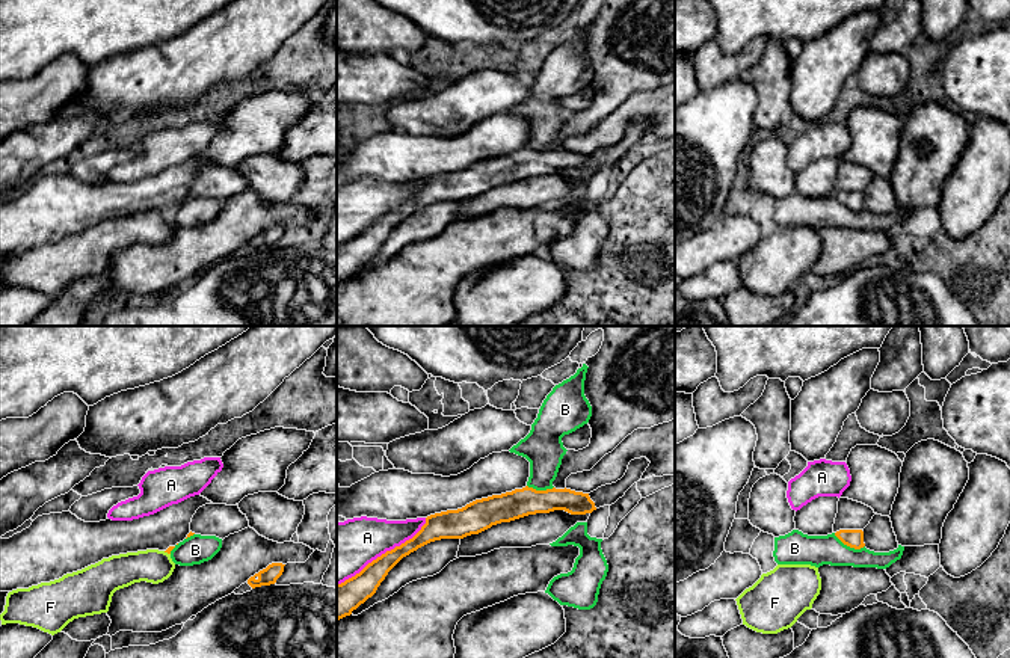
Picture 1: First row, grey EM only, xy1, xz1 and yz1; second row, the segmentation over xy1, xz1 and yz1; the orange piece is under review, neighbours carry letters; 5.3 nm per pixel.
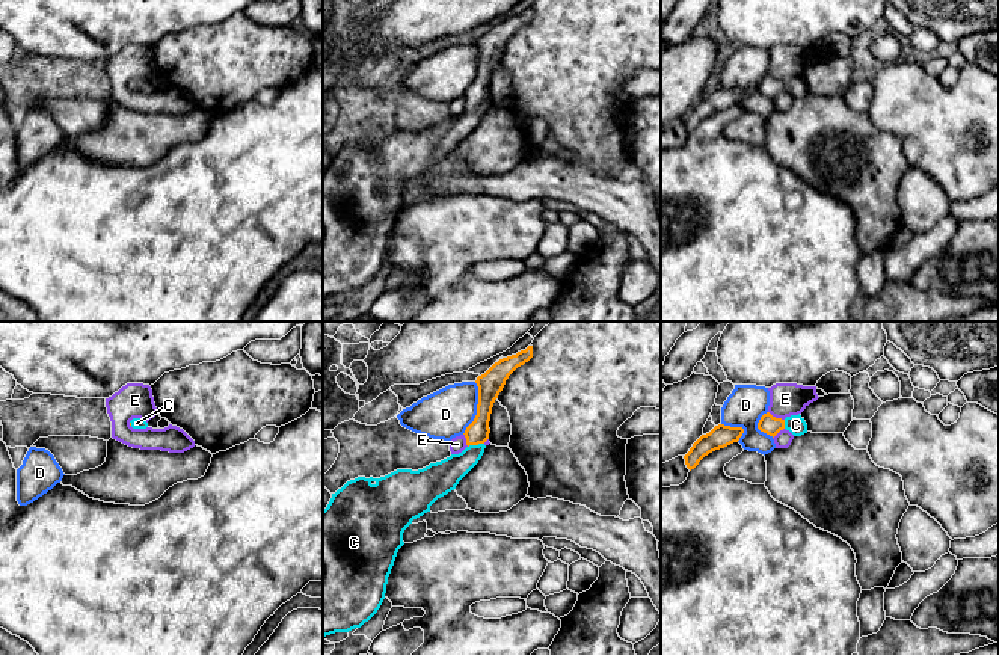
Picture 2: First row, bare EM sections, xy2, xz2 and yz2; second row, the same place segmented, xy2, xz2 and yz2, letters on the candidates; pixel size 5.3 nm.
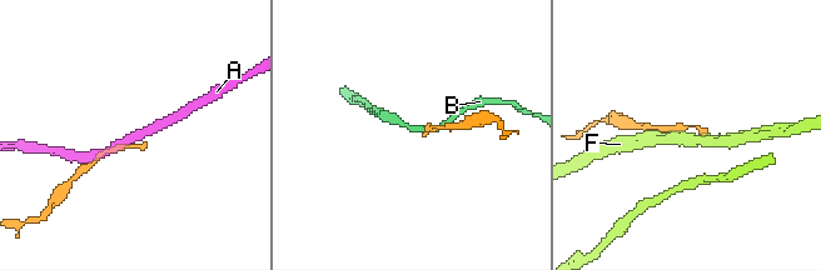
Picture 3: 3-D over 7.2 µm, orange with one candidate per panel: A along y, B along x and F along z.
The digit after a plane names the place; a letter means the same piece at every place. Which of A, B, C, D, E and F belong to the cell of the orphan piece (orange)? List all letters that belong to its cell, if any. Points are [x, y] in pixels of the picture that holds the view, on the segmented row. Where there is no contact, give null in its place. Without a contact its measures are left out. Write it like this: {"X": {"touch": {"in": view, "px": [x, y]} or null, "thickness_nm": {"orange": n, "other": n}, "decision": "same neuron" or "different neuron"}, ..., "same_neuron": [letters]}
{"A": {"touch": {"in": "xz1", "px": [385, 553]}, "thickness_nm": {"orange": 150, "other": 300}, "decision": "different neuron"}, "B": {"touch": {"in": "yz1", "px": [849, 545]}, "thickness_nm": {"orange": 100, "other": 160}, "decision": "different neuron"}, "C": {"touch": {"in": "xz2", "px": [476, 444]}, "thickness_nm": {"orange": 120, "other": 170}, "decision": "same neuron"}, "D": {"touch": {"in": "xz2", "px": [477, 408]}, "thickness_nm": {"orange": 140, "other": 260}, "decision": "different neuron"}, "E": {"touch": {"in": "yz2", "px": [774, 417]}, "thickness_nm": {"orange": 100, "other": 180}, "decision": "different neuron"}, "F": {"touch": {"in": "xy1", "px": [166, 551]}, "thickness_nm": {"orange": 20, "other": 180}, "decision": "different neuron"}, "same_neuron": ["C"]}

